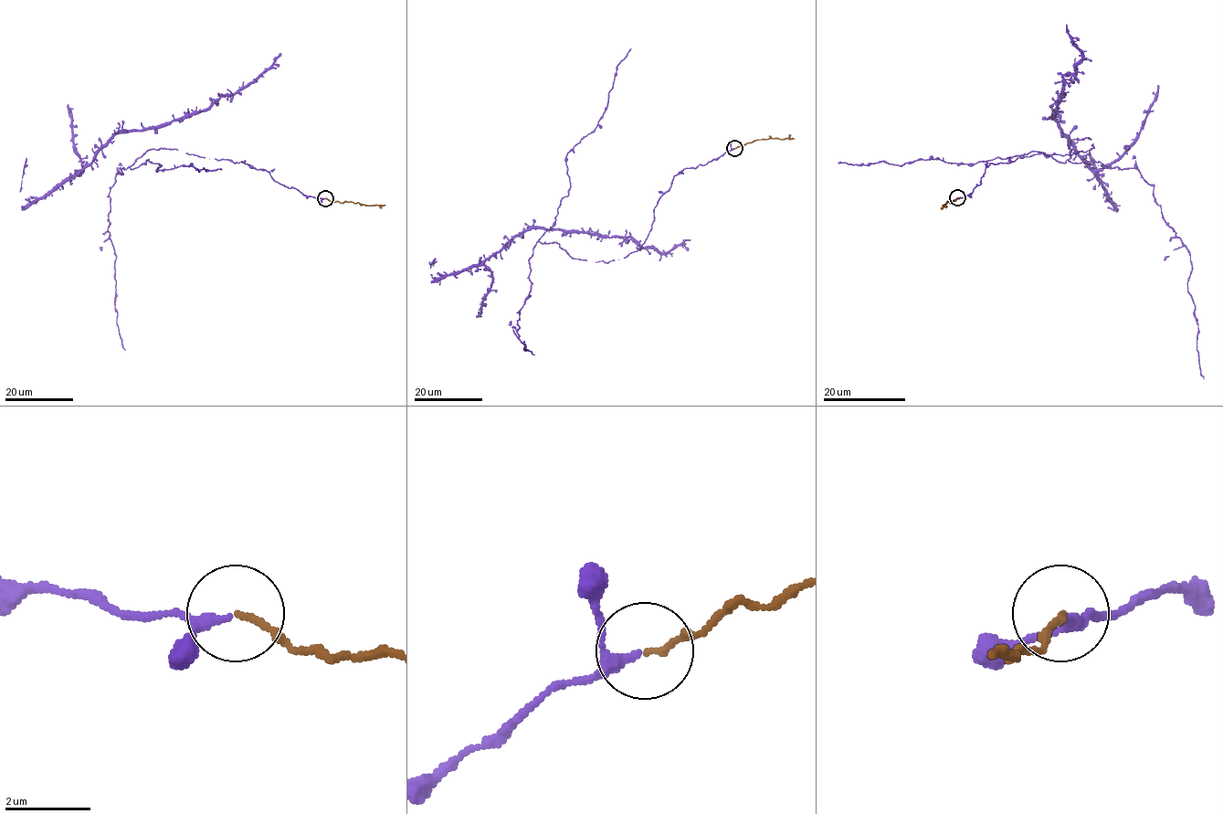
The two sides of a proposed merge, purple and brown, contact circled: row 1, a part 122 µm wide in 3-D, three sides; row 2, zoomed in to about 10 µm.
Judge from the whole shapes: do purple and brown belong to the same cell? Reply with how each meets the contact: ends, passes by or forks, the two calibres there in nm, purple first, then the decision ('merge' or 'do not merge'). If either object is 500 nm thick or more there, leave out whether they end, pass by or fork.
purple passes by | brown ends | 190/130 nm | merge

